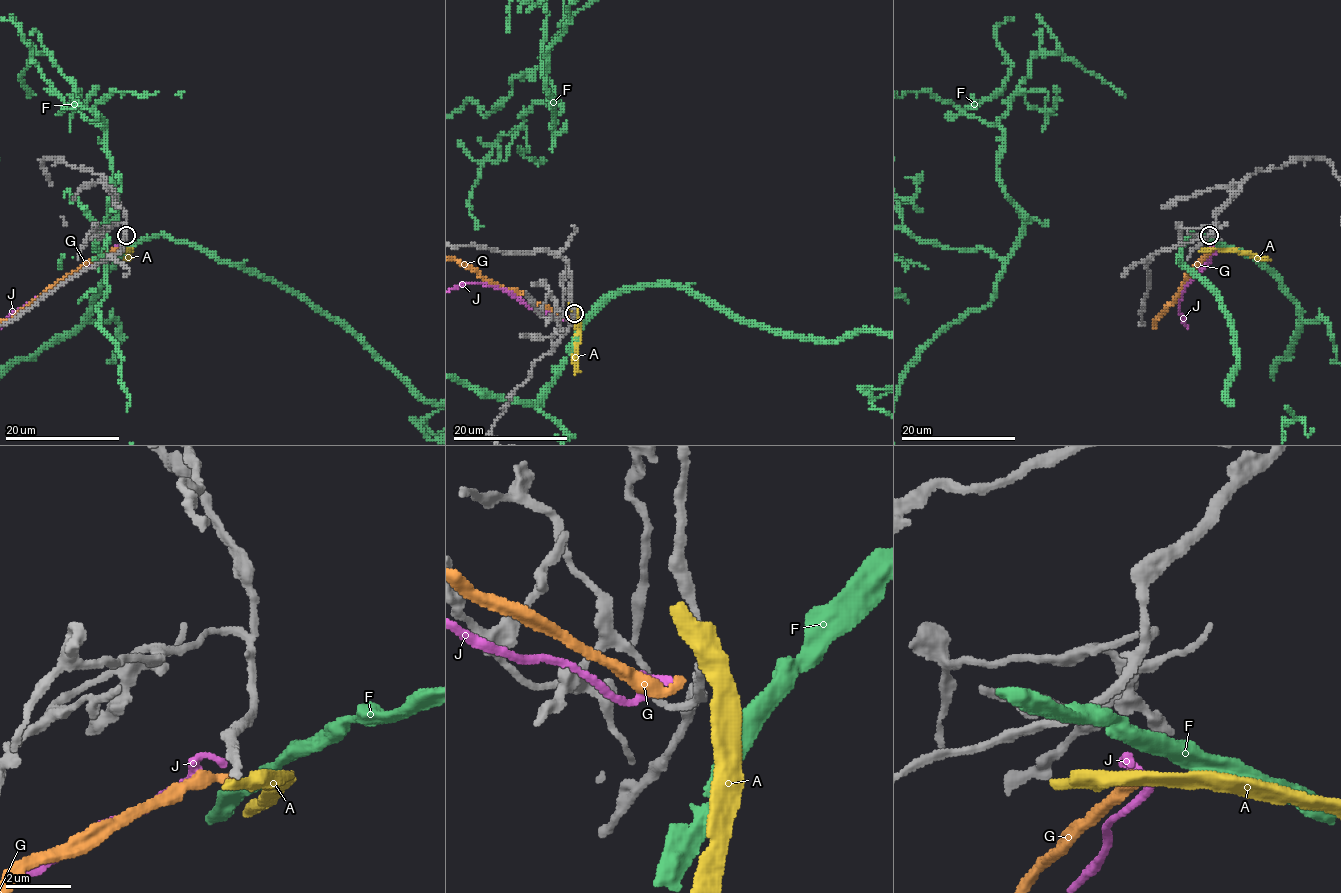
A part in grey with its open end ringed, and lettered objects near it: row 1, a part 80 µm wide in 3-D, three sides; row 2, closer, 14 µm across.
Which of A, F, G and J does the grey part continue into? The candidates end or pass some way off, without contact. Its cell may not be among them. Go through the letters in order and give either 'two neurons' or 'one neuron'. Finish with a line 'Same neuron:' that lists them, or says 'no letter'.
A: two neurons
F: one neuron
G: two neurons
J: two neurons
Same neuron: F

